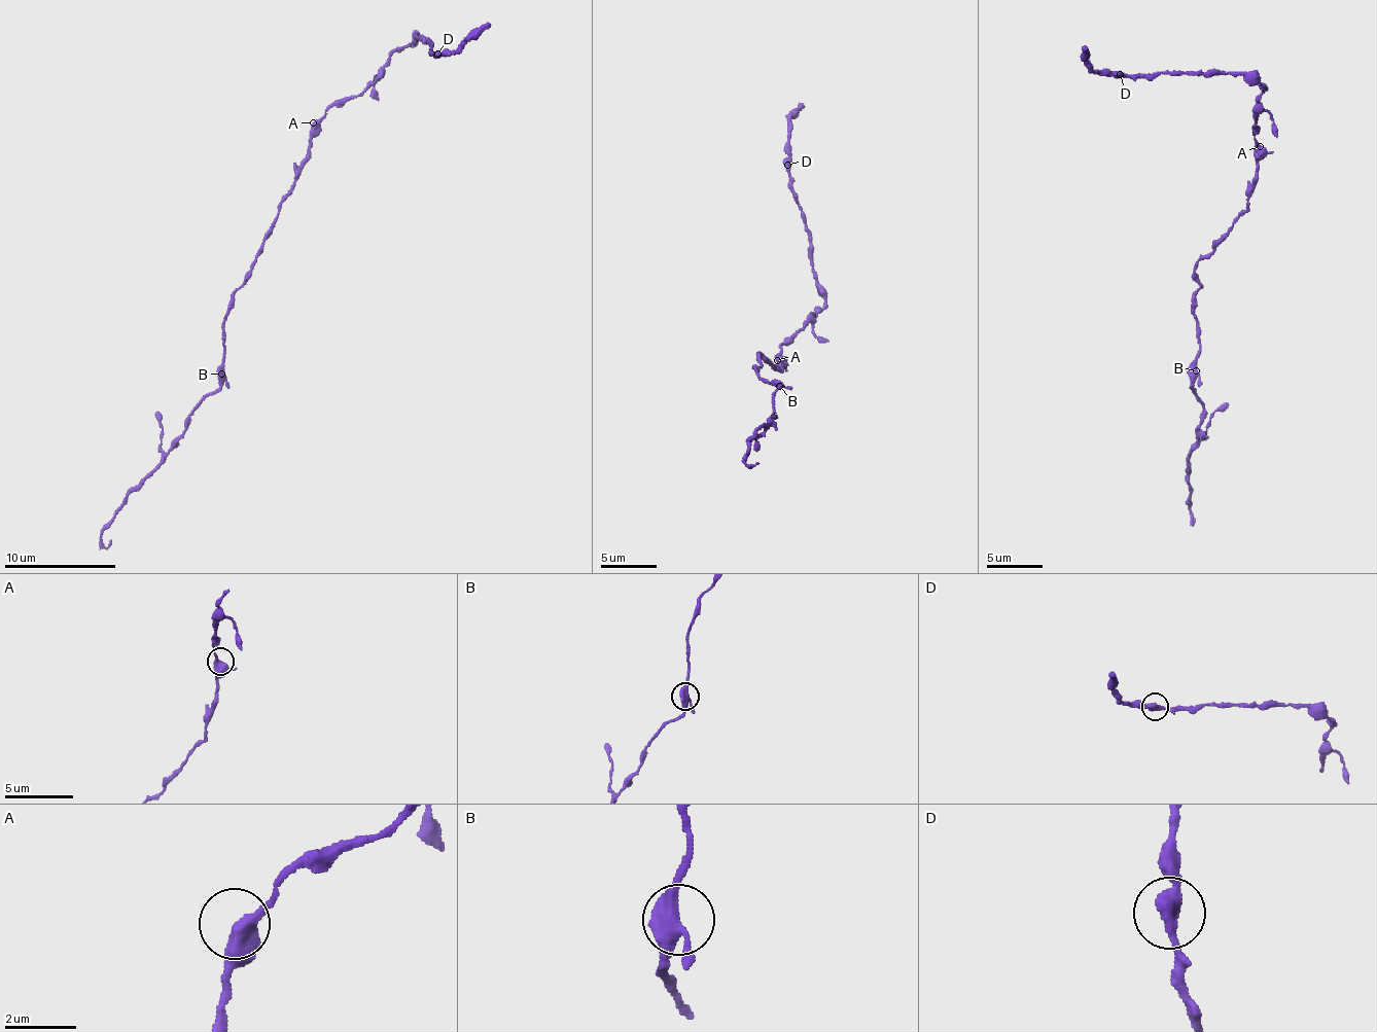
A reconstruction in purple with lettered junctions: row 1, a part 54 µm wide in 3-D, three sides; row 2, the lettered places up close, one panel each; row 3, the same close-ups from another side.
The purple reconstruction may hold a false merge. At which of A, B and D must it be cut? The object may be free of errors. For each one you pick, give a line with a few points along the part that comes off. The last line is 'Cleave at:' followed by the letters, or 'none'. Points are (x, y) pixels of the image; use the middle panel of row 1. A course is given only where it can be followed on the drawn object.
Cleave at: none

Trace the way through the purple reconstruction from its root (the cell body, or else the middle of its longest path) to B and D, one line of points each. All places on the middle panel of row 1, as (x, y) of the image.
B: (779, 370), (758, 352), (761, 362), (753, 367), (758, 369), (756, 374), (779, 386)
D: (779, 370), (779, 347), (825, 304), (812, 269), (812, 233), (787, 165)

